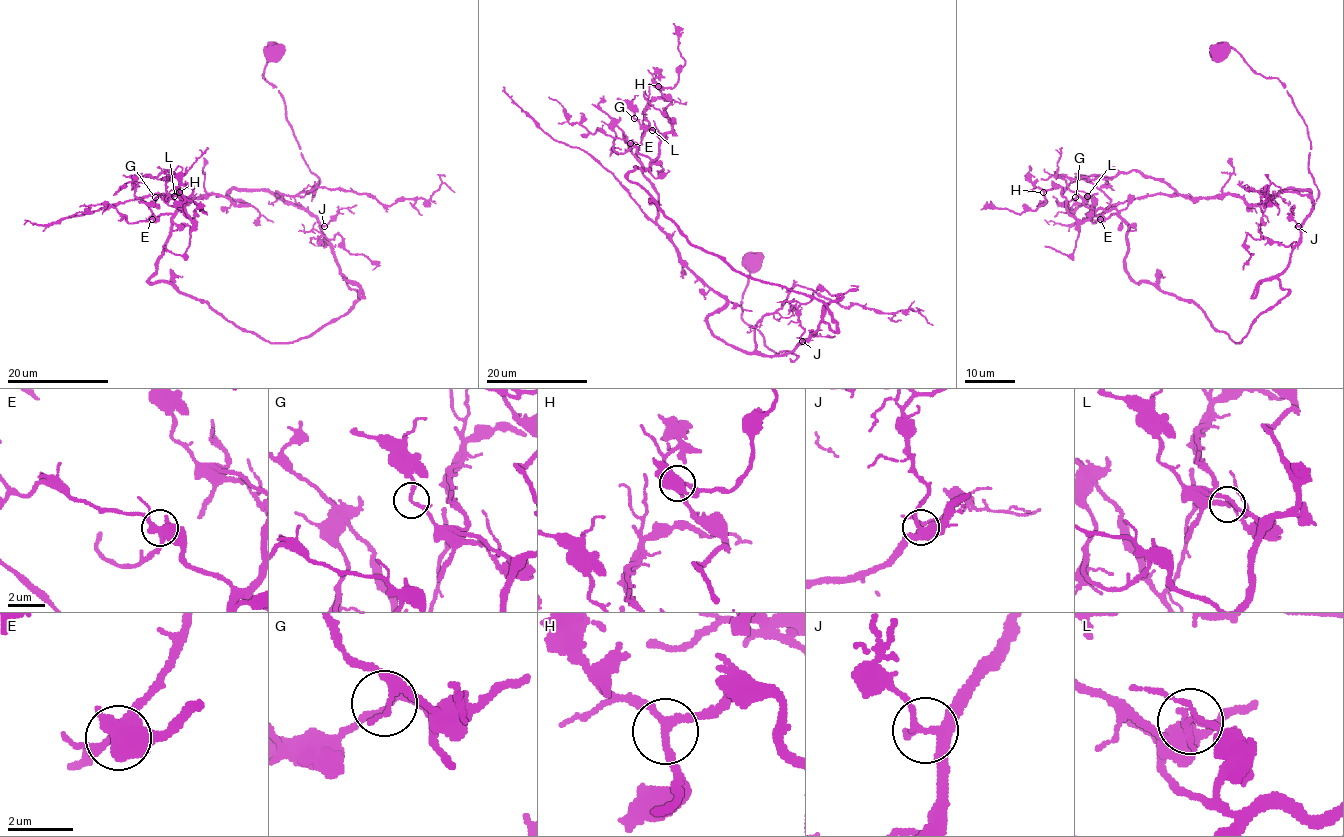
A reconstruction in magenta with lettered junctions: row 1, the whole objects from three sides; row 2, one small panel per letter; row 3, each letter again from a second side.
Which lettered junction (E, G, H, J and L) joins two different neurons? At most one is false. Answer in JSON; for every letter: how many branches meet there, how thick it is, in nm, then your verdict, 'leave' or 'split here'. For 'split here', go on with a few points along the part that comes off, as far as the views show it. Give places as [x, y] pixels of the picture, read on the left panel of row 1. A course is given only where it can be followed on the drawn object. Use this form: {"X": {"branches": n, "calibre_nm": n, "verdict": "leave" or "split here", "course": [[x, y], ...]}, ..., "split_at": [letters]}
{"E": {"branches": 4, "calibre_nm": 460, "verdict": "leave"}, "G": {"branches": 3, "calibre_nm": 150, "verdict": "leave"}, "H": {"branches": 3, "calibre_nm": 220, "verdict": "leave"}, "J": {"branches": 4, "calibre_nm": 200, "verdict": "leave"}, "L": {"branches": 4, "calibre_nm": 150, "verdict": "split here", "course": [[174, 196], [169, 198], [167, 192], [169, 180], [163, 168]]}, "split_at": ["L"]}

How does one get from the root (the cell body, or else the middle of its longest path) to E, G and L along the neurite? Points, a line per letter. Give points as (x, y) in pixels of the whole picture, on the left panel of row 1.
E: (270, 52), (263, 77), (318, 178), (308, 206), (182, 197), (165, 171), (135, 178), (152, 219)
G: (270, 52), (263, 77), (318, 178), (308, 206), (182, 197), (167, 171), (155, 197)
L: (270, 52), (263, 77), (318, 178), (308, 206), (182, 197), (162, 172), (174, 196)

